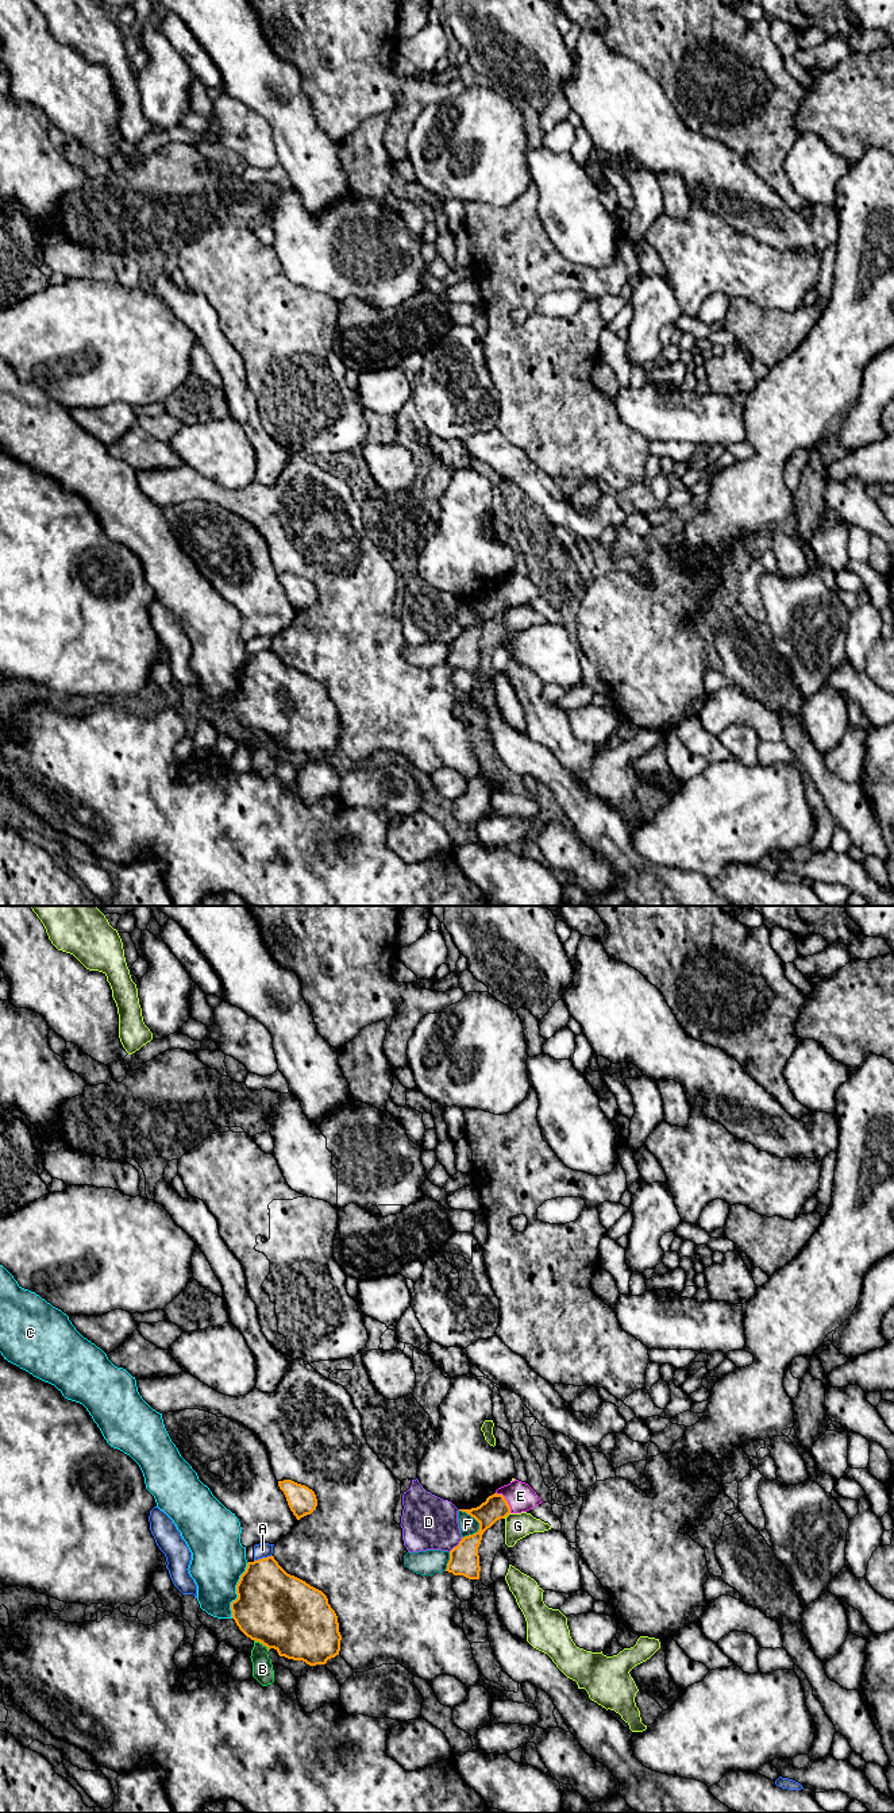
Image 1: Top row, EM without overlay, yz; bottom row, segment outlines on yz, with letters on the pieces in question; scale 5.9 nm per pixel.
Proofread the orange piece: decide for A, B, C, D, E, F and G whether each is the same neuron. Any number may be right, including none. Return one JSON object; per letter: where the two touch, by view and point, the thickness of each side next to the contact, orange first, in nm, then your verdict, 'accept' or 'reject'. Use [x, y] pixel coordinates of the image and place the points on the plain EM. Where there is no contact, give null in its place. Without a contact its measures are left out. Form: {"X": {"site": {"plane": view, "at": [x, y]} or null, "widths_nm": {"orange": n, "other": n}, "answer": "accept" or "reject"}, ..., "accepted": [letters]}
{"A": {"site": {"plane": "yz", "at": [262, 651]}, "widths_nm": {"orange": 380, "other": 90}, "answer": "reject"}, "B": {"site": {"plane": "yz", "at": [262, 736]}, "widths_nm": {"orange": 440, "other": 130}, "answer": "reject"}, "C": {"site": {"plane": "yz", "at": [237, 683]}, "widths_nm": {"orange": 440, "other": 320}, "answer": "reject"}, "D": {"site": {"plane": "yz", "at": [457, 639]}, "widths_nm": {"orange": 180, "other": 320}, "answer": "reject"}, "E": {"site": {"plane": "yz", "at": [507, 594]}, "widths_nm": {"orange": 150, "other": 170}, "answer": "accept"}, "F": {"site": {"plane": "yz", "at": [474, 610]}, "widths_nm": {"orange": 170, "other": 110}, "answer": "reject"}, "G": {"site": {"plane": "yz", "at": [507, 608]}, "widths_nm": {"orange": 150, "other": 160}, "answer": "reject"}, "accepted": ["E"]}

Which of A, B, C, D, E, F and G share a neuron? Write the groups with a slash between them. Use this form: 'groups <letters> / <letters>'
groups A B / C / D / E / F / G

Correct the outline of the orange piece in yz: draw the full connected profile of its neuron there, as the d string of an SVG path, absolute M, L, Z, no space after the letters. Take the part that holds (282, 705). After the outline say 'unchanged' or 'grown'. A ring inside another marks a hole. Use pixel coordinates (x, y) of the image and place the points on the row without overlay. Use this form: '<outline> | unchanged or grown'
M273 648L247 656L236 687L232 711L251 733L309 759L339 748L342 728L327 688L288 667Z | unchanged

